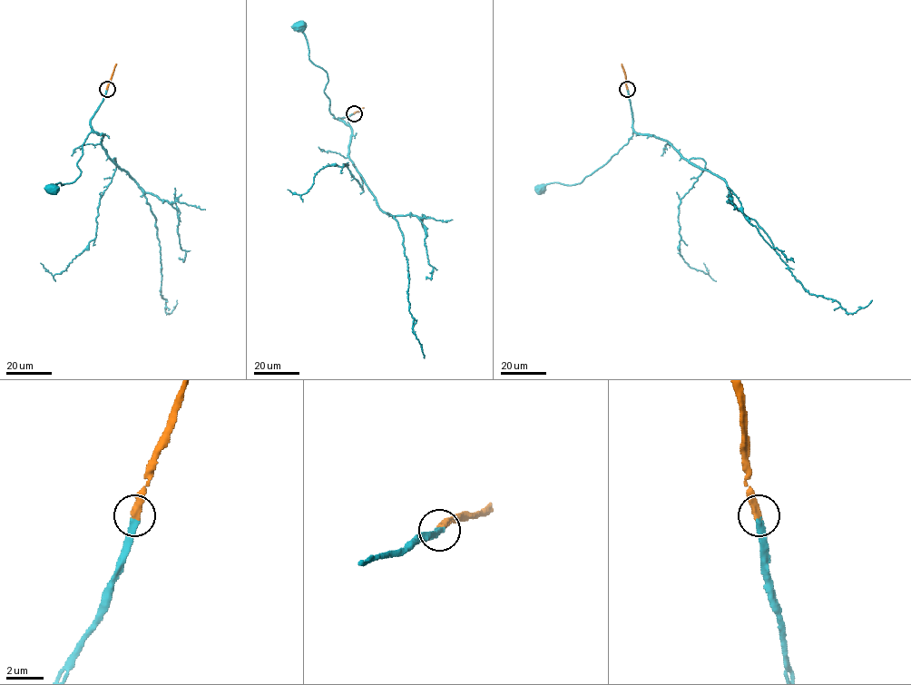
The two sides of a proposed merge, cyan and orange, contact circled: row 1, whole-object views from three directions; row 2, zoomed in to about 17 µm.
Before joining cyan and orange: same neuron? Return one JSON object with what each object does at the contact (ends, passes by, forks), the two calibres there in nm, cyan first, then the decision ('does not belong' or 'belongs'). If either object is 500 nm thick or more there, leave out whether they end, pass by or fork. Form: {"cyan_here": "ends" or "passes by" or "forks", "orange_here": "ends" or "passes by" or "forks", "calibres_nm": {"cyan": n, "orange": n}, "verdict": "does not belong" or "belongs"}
{"cyan_here": "ends", "orange_here": "ends", "calibres_nm": {"cyan": 320, "orange": 360}, "verdict": "belongs"}

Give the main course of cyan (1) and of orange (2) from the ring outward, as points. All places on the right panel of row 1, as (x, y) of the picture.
1: (627, 89), (633, 132), (628, 142), (580, 183), (553, 182), (540, 188)
2: (627, 89), (622, 63)

